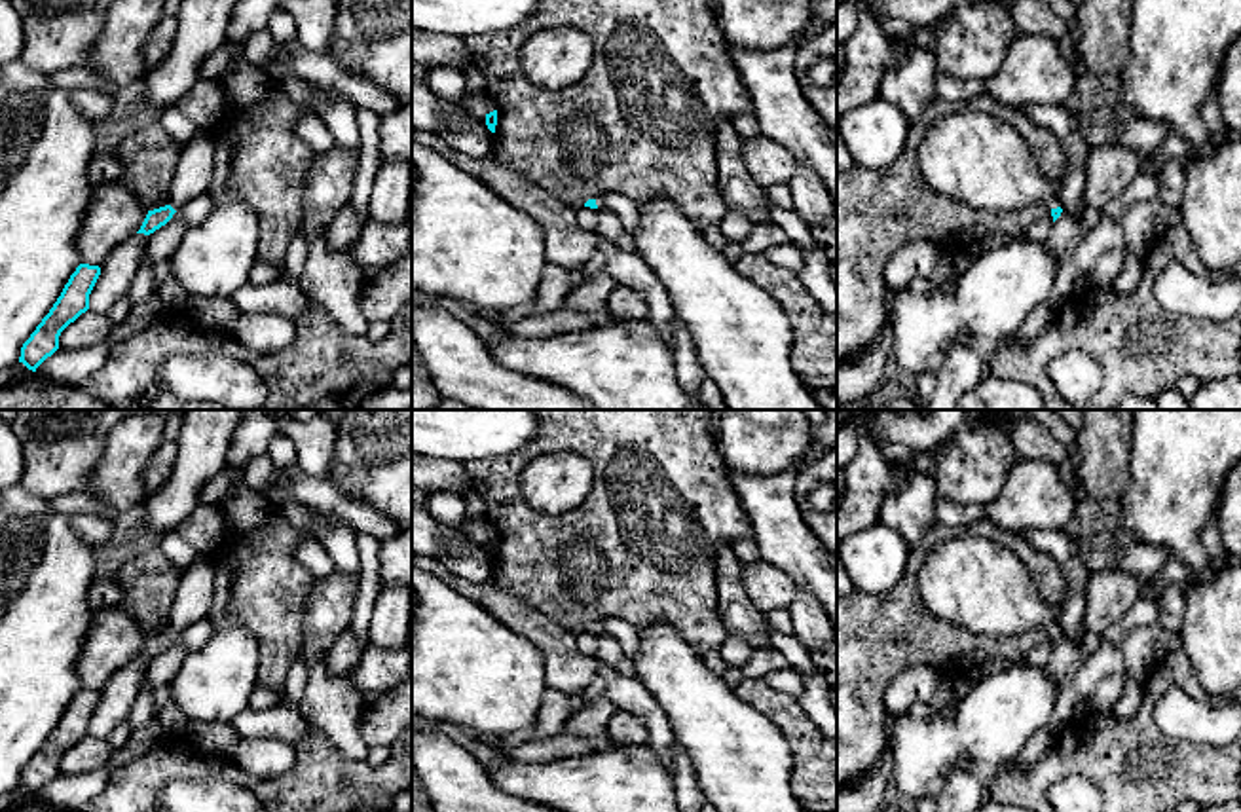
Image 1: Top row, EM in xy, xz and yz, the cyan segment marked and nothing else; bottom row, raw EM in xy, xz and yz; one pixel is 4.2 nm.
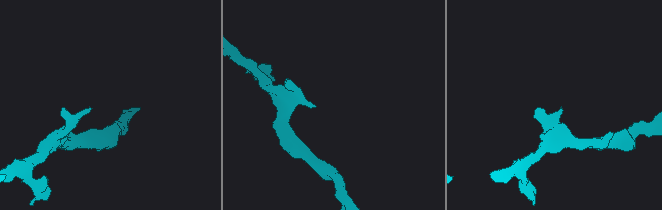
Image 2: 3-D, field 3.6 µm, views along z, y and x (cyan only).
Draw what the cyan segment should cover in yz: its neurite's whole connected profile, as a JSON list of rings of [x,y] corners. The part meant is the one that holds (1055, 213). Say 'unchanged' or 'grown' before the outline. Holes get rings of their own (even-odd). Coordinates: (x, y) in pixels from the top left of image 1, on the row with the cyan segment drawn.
grown | [[[960,110],[941,118],[918,148],[918,167],[926,182],[956,201],[981,211],[1019,211],[1046,201],[1053,222],[1061,216],[1063,182],[1051,180],[1040,167],[1021,133],[987,112]]]

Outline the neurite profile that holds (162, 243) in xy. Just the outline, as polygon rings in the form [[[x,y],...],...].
[[[178,209],[165,226],[148,235],[146,254],[140,268],[154,268],[157,262],[169,260],[186,231],[188,224]]]

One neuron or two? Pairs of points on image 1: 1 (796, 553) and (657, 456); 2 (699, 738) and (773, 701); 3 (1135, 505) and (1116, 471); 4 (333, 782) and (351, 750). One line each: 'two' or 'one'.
1: two
2: two
3: two
4: two

